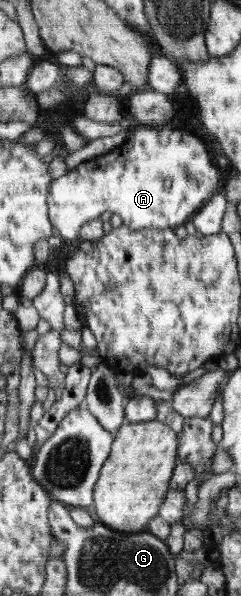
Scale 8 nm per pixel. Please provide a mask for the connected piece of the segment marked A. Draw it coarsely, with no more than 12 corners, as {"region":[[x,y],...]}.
{"region":[[136,127],[52,181],[65,242],[110,214],[174,229],[214,195],[221,169],[200,138]]}

